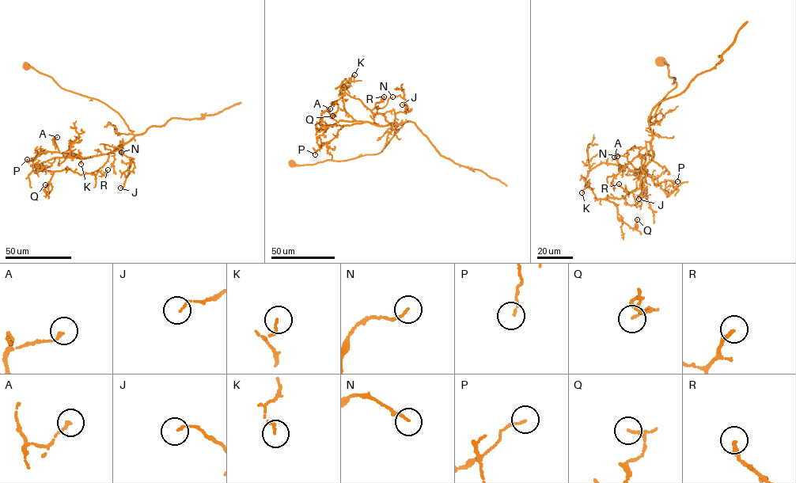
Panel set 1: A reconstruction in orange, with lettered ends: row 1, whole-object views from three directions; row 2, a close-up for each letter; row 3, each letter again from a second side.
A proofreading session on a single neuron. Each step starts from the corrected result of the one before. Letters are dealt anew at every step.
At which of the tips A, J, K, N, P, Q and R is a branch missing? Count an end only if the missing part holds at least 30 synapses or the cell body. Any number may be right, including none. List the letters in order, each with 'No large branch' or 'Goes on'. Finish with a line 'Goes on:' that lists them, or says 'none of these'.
A: No large branch
J: No large branch
K: No large branch
N: No large branch
P: No large branch
Q: No large branch
R: No large branch
Goes on: none of these

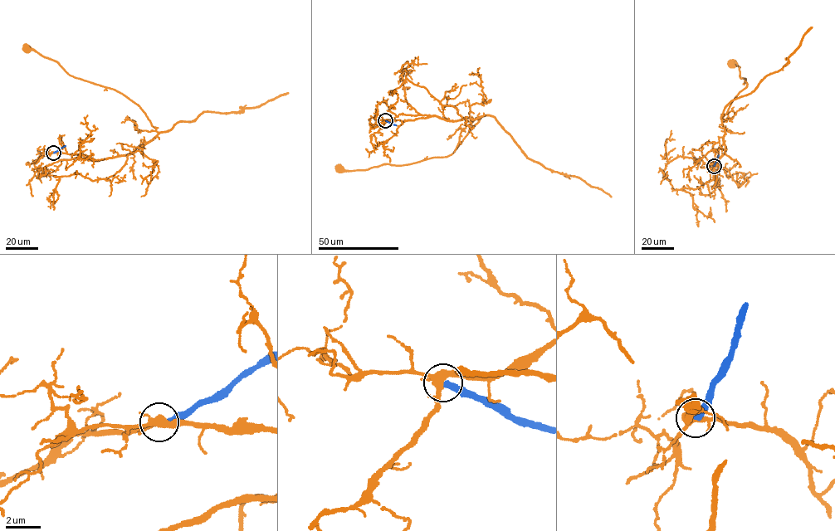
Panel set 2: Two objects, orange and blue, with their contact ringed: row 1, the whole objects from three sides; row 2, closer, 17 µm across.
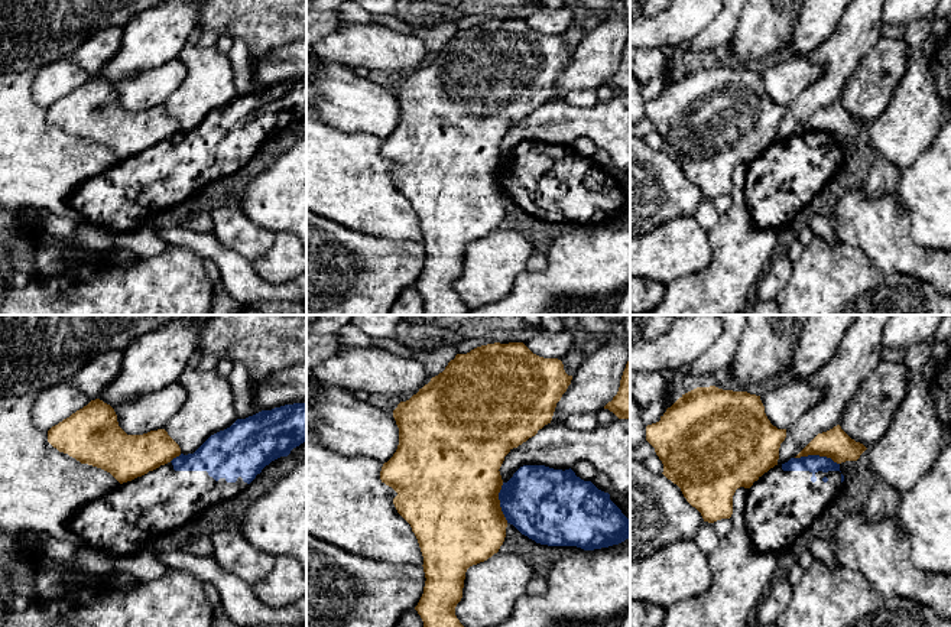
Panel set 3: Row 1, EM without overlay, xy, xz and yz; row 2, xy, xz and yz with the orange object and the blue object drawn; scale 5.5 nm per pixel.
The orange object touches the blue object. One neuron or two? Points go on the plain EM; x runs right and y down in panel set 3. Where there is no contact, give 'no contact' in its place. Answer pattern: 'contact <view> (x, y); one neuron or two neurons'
contact yz (817, 130); two neurons

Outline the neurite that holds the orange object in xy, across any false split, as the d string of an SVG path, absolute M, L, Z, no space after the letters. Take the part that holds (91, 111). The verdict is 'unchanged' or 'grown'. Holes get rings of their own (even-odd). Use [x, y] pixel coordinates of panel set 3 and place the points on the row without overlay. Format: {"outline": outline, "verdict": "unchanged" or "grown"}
{"outline": "M100 75L91 77L87 82L52 103L48 107L48 118L81 140L110 149L120 160L142 153L181 131L179 121L165 105L143 111L127 111L119 103L114 85Z", "verdict": "unchanged"}

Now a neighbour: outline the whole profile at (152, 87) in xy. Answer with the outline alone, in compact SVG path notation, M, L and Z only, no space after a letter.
M176 58L114 84L119 103L127 111L143 111L163 105L186 77L185 65Z

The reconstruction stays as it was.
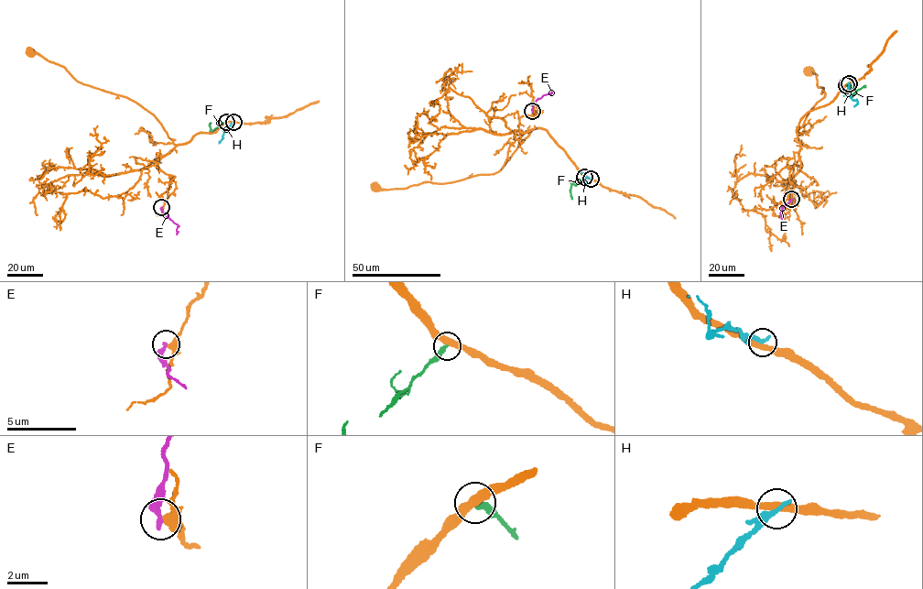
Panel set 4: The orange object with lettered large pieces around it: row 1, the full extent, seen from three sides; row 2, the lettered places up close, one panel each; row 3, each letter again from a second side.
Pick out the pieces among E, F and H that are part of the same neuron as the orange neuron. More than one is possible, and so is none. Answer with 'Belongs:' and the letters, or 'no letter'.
Belongs: no letter

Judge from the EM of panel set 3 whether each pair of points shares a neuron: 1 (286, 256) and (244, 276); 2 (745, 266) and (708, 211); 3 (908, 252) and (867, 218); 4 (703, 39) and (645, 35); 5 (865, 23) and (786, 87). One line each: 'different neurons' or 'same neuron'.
1: different neurons
2: different neurons
3: same neuron
4: different neurons
5: different neurons

